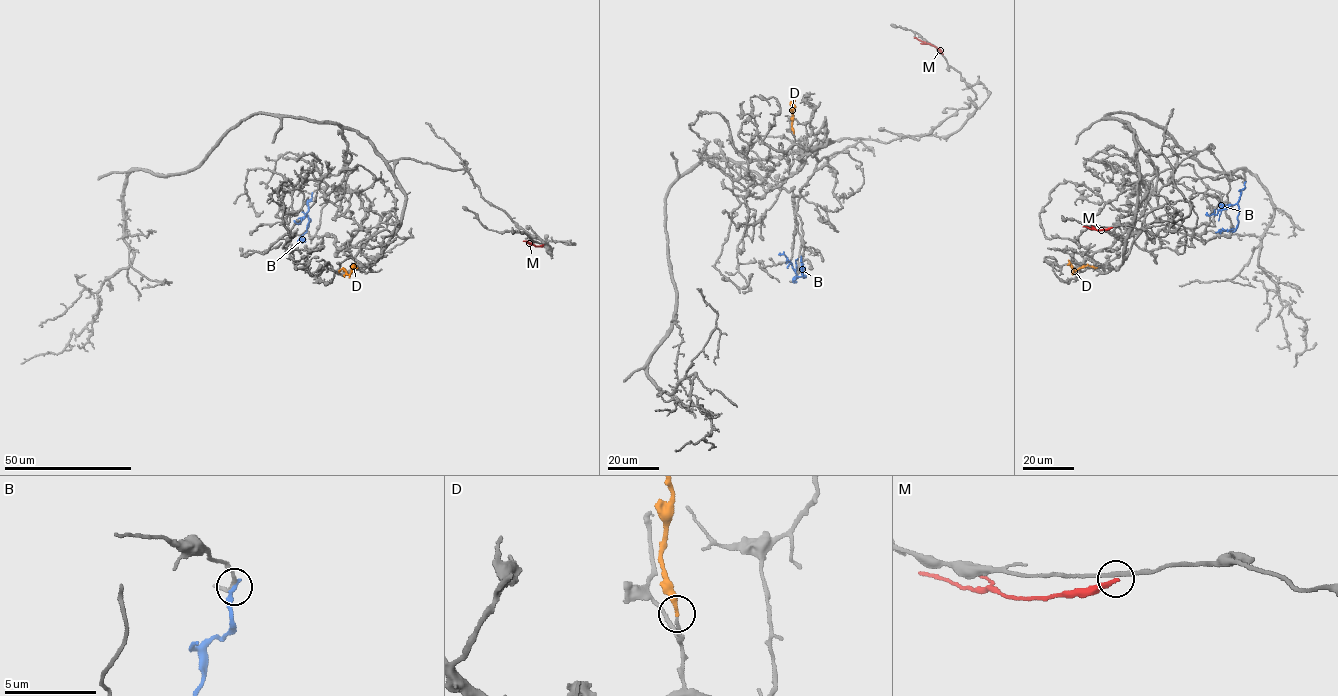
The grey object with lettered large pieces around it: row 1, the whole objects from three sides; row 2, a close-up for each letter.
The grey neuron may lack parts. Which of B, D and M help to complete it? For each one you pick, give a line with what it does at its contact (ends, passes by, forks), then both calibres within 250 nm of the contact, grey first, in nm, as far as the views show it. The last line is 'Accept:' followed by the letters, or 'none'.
D: it ends; calibres 160 and 280 nm
Accept: D

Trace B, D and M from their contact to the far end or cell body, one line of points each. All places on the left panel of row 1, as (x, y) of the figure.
B: (312, 193), (307, 200), (307, 216), (310, 221), (300, 238), (305, 241)
D: (339, 271), (343, 268), (349, 274), (355, 263)
M: (543, 244), (535, 245), (523, 241)

